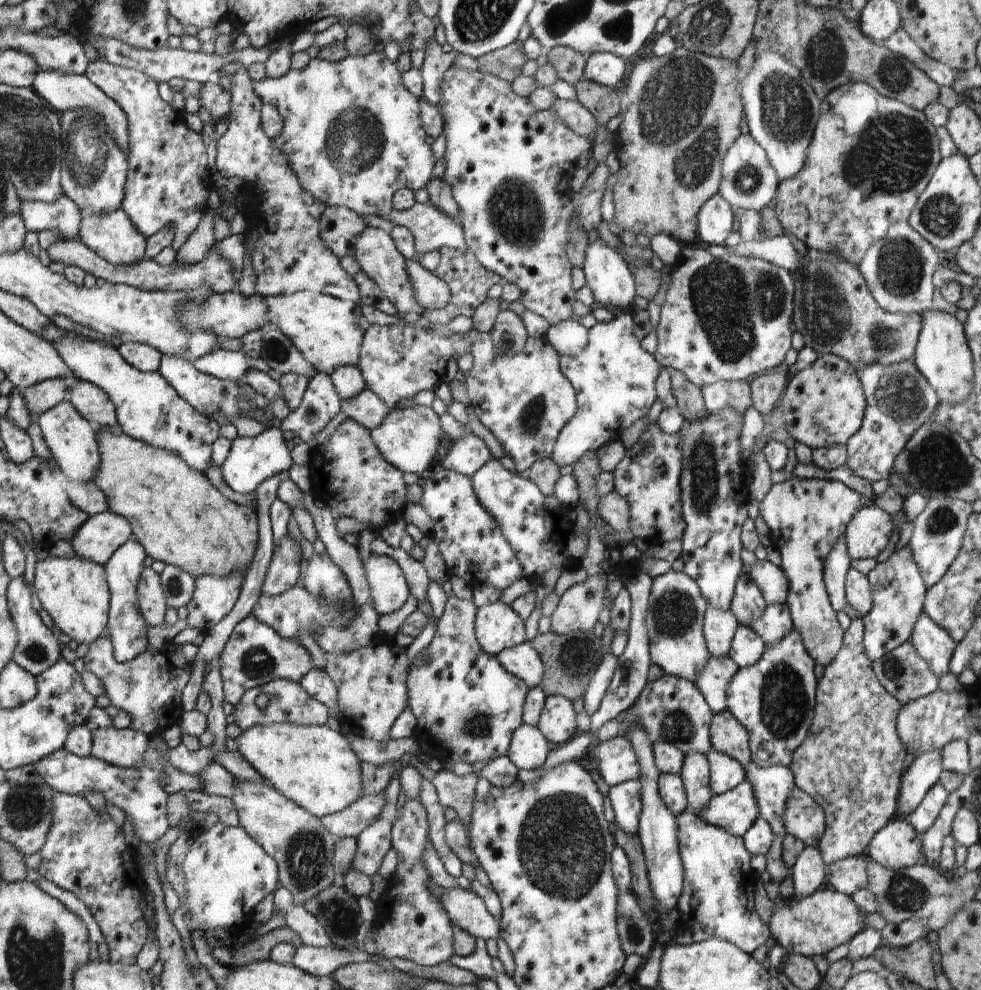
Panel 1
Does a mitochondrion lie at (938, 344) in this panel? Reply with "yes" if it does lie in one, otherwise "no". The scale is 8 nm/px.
no

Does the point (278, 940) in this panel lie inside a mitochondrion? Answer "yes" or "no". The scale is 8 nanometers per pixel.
no

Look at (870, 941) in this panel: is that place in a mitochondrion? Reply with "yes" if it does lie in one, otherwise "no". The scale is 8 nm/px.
no

